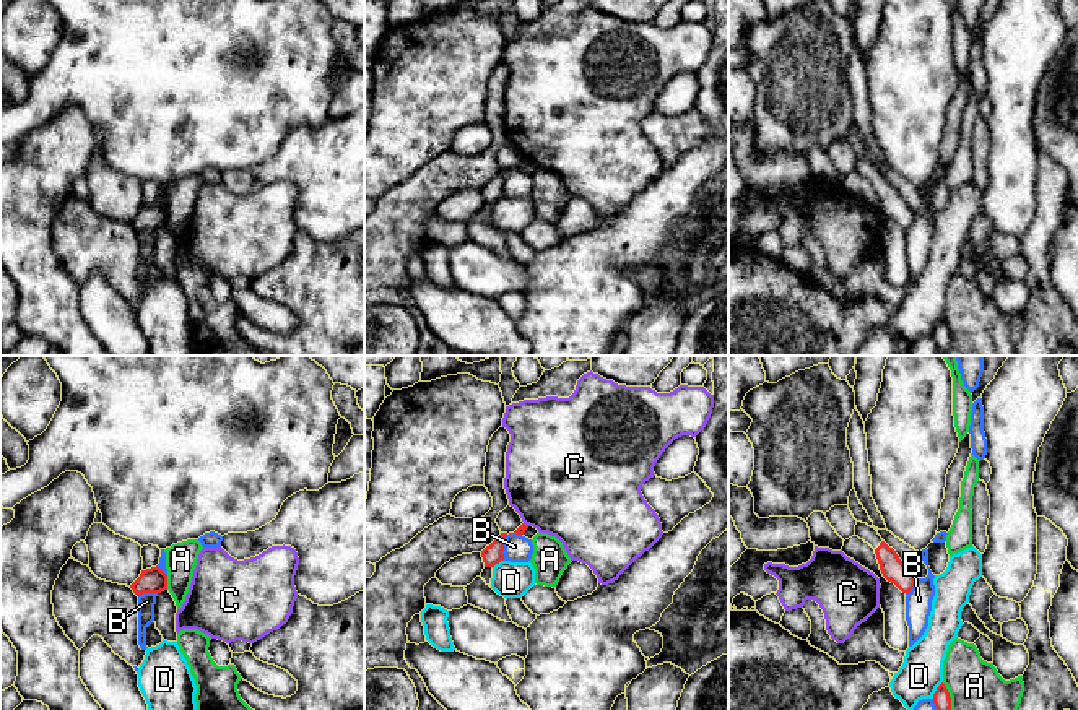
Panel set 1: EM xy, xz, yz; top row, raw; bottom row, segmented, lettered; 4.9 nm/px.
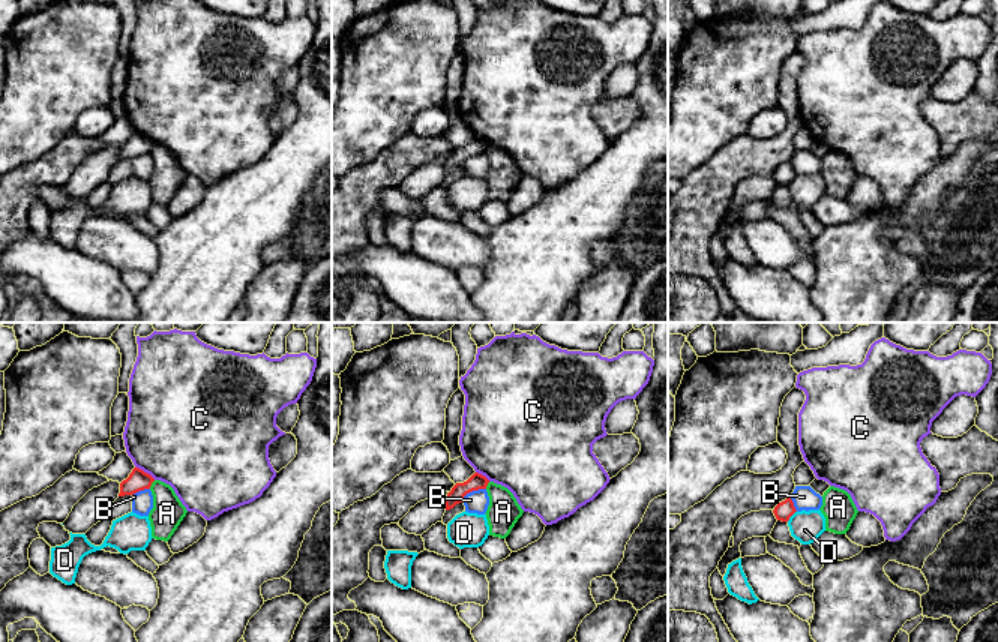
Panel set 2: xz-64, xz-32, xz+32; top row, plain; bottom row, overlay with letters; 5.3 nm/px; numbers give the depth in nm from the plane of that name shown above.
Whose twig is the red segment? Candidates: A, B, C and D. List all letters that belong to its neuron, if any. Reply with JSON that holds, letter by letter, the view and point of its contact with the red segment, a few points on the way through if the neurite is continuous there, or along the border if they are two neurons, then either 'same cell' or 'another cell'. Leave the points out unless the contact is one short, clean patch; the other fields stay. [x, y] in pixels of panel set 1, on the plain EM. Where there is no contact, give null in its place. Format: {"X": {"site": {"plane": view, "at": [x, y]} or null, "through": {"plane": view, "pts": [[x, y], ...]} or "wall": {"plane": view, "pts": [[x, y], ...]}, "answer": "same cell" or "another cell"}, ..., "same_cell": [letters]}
{"A": {"site": {"plane": "xy", "at": [166, 218]}, "answer": "another cell"}, "B": {"site": {"plane": "xz", "at": [503, 182]}, "answer": "another cell"}, "C": {"site": {"plane": "xz", "at": [527, 161]}, "wall": {"plane": "xz", "pts": [[524, 158], [529, 161]]}, "answer": "another cell"}, "D": {"site": {"plane": "yz", "at": [935, 327]}, "answer": "another cell"}, "same_cell": []}

